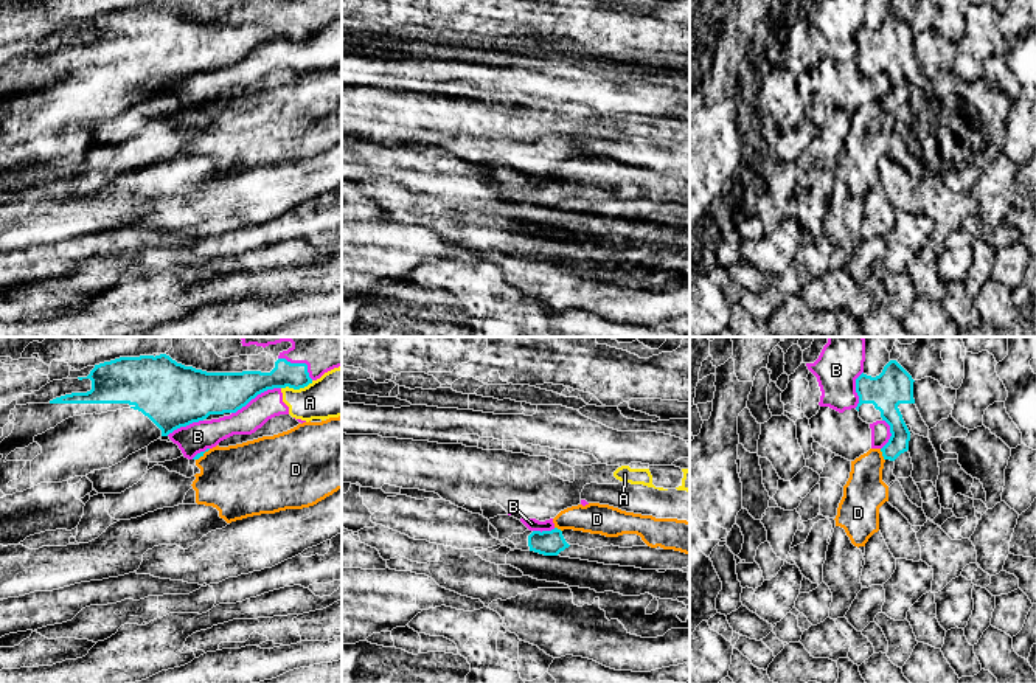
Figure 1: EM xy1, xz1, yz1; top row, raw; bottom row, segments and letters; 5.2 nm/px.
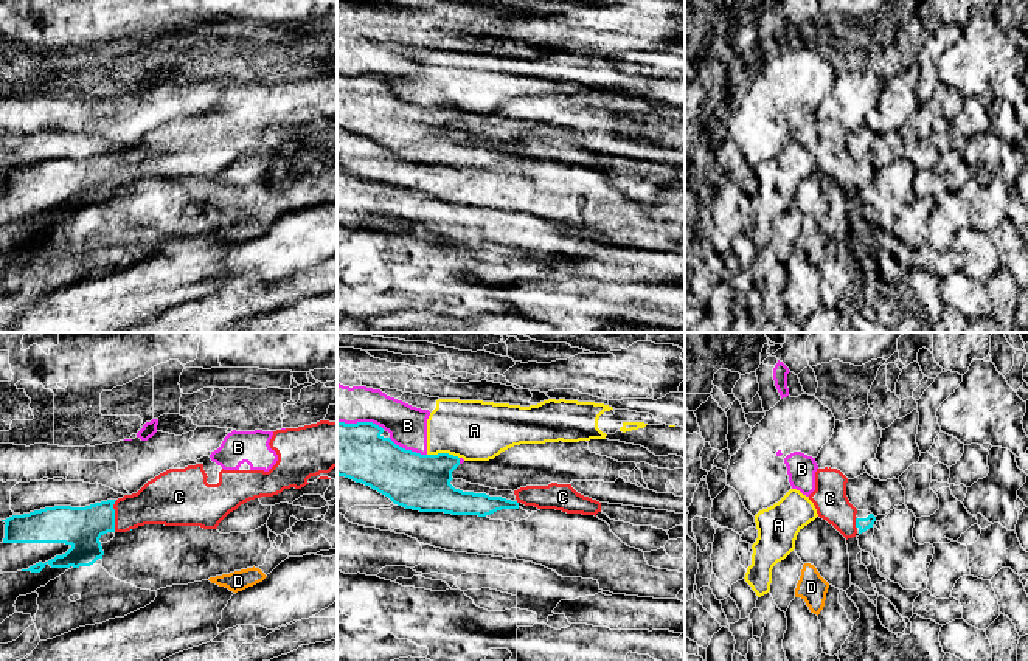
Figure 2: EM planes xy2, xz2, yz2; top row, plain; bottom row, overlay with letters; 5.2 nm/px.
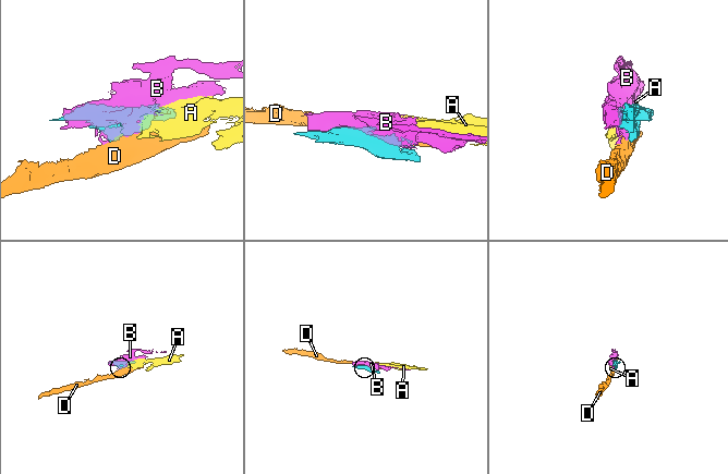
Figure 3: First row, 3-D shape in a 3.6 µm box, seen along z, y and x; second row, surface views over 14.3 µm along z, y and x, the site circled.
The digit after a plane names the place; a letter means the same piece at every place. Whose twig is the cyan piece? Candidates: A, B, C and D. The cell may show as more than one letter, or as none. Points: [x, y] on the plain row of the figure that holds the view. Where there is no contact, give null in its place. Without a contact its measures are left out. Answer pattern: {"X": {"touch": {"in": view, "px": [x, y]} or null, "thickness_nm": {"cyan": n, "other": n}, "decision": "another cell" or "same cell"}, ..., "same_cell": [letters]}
{"A": {"touch": {"in": "xy1", "px": [297, 41]}, "thickness_nm": {"cyan": 140, "other": 260}, "decision": "another cell"}, "B": {"touch": {"in": "xy1", "px": [255, 48]}, "thickness_nm": {"cyan": 220, "other": 140}, "decision": "another cell"}, "C": {"touch": {"in": "xy2", "px": [114, 168]}, "thickness_nm": {"cyan": 200, "other": 240}, "decision": "same cell"}, "D": {"touch": {"in": "yz1", "px": [883, 107]}, "thickness_nm": {"cyan": 110, "other": 220}, "decision": "another cell"}, "same_cell": ["C"]}

